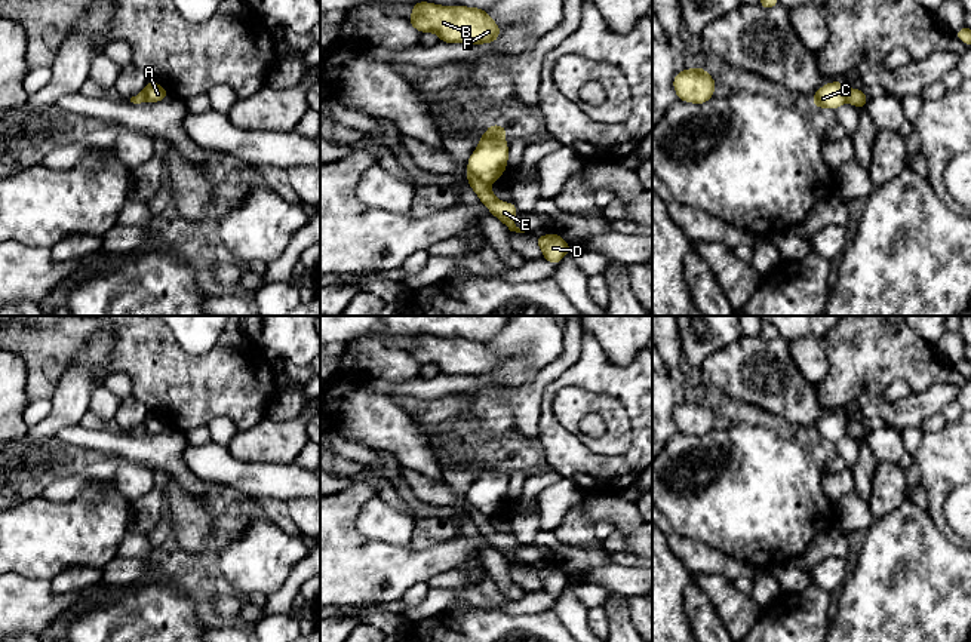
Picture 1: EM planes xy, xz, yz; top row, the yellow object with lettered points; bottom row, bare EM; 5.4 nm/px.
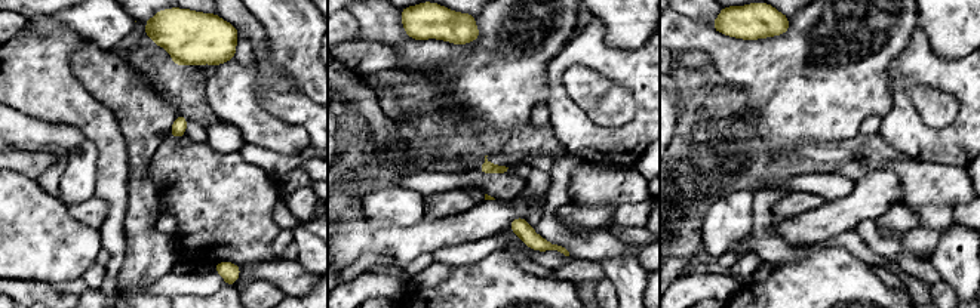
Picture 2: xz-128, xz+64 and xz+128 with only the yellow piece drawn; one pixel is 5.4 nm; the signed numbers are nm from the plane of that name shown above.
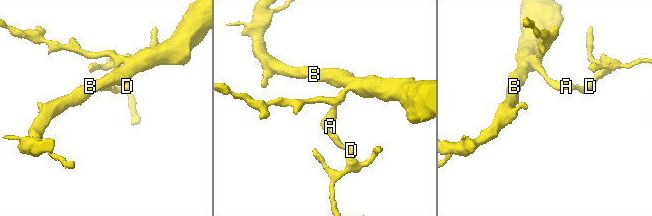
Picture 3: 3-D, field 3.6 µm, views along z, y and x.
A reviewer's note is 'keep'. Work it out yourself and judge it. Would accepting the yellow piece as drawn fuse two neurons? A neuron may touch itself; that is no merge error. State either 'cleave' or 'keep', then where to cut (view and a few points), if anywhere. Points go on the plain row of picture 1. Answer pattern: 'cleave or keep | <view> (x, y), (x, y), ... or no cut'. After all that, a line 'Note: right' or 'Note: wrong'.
cleave | xz (469, 503), (488, 516)
Note: wrong

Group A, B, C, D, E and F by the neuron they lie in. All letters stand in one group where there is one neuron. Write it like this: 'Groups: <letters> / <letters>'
Groups: A B C F / D E

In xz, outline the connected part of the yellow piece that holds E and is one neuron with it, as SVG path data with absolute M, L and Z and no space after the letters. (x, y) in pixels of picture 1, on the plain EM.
M467 506L468 517L474 522L480 534L489 541L489 544L506 556L510 563L525 565L525 562L514 557L513 552L519 546L514 535L498 532L491 522L489 516L480 513L476 507Z

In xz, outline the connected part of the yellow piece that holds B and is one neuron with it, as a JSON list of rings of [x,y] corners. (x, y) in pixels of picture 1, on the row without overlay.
[[[420,334],[414,335],[408,354],[420,365],[436,365],[443,375],[483,377],[500,369],[500,357],[477,340]]]

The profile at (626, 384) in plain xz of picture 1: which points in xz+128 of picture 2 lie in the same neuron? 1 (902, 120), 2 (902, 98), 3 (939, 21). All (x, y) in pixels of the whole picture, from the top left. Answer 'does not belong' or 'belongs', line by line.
1: belongs
2: belongs
3: does not belong

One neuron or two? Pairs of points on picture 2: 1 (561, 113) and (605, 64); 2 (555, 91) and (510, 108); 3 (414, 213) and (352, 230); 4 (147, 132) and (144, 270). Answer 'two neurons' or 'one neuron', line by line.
1: one neuron
2: two neurons
3: two neurons
4: one neuron

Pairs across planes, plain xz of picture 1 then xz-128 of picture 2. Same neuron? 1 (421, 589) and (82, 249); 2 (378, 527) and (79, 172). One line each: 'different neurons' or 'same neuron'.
1: different neurons
2: same neuron

